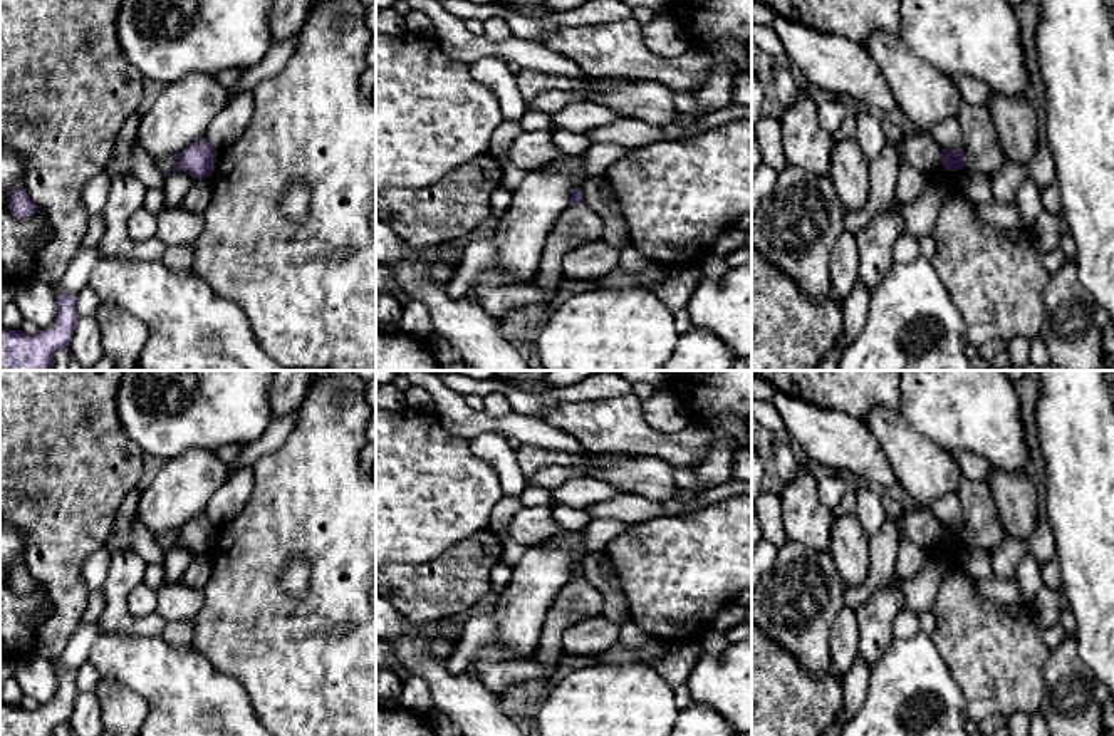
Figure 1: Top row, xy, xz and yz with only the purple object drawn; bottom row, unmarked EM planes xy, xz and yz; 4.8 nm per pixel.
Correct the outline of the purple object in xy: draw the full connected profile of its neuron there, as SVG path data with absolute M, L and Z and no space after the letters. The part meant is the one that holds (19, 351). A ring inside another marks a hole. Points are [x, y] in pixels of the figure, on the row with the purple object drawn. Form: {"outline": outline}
{"outline": "M75 295L59 297L54 324L34 335L0 325L0 371L54 371L52 357L69 347L79 320Z"}

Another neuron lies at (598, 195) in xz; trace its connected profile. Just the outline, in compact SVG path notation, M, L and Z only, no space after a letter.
M584 178L580 189L584 193L584 203L604 221L602 238L617 248L626 246L629 243L627 226L606 178Z

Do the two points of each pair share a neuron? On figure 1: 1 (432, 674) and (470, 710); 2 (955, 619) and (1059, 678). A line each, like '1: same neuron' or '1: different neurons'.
1: same neuron
2: different neurons

